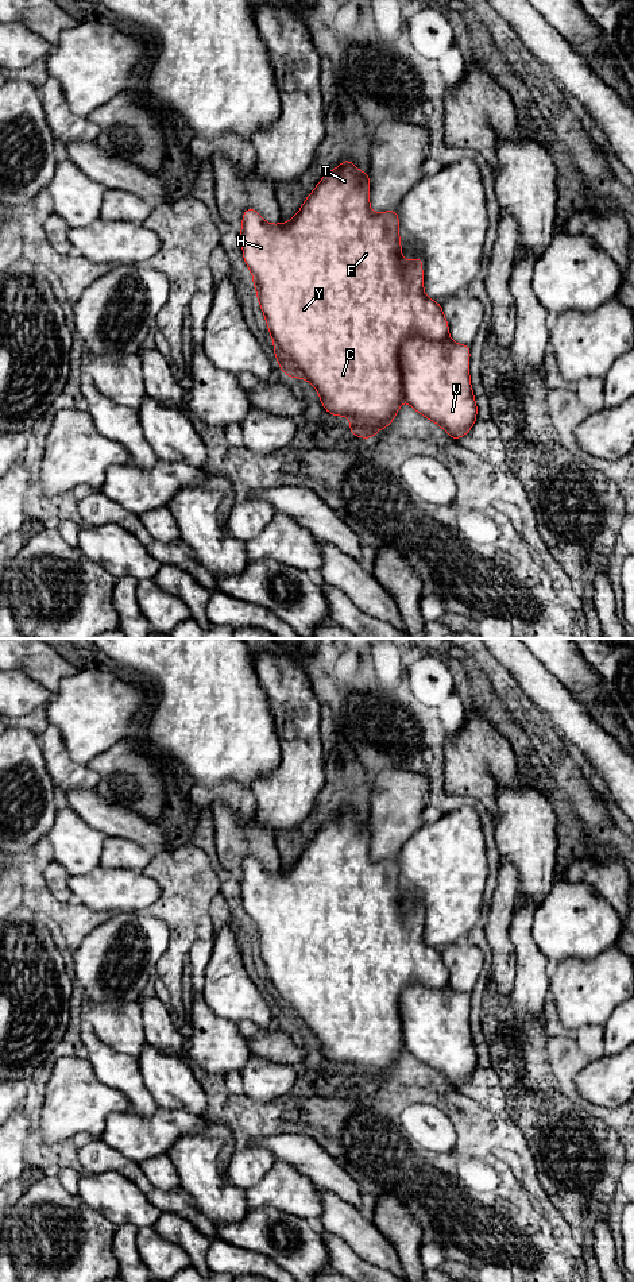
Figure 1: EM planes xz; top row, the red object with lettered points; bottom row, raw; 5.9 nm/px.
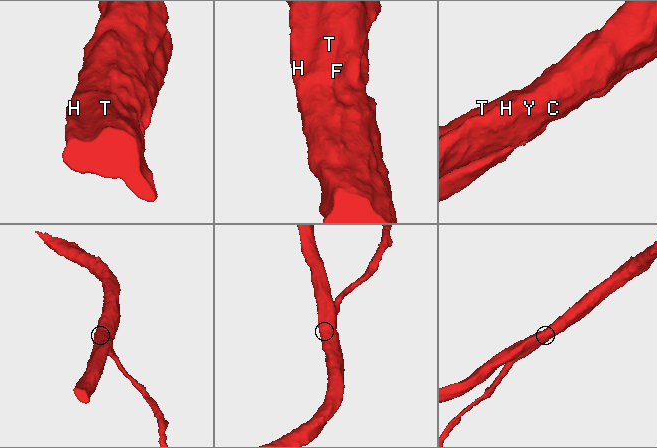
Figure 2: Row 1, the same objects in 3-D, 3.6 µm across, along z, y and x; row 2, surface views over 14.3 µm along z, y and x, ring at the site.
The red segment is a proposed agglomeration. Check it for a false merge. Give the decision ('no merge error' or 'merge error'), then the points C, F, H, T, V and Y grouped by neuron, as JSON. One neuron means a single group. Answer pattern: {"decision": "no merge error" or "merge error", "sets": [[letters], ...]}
{"decision": "no merge error", "sets": [["C", "F", "H", "T", "V", "Y"]]}

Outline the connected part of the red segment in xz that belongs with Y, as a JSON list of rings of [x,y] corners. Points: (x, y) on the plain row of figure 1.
[[[345,807],[340,811],[339,815],[336,815],[332,819],[325,820],[325,823],[322,825],[322,827],[318,830],[318,833],[314,835],[314,838],[308,843],[308,846],[304,849],[299,860],[291,866],[289,868],[286,872],[278,870],[275,873],[268,872],[267,869],[263,868],[263,865],[259,862],[259,860],[256,860],[254,856],[248,854],[241,865],[243,869],[243,874],[240,877],[240,889],[243,892],[243,907],[246,910],[246,912],[248,914],[250,919],[252,920],[254,924],[254,937],[258,941],[258,950],[263,958],[263,962],[266,965],[266,970],[268,974],[268,981],[270,984],[274,986],[274,1001],[277,1004],[277,1008],[279,1011],[281,1015],[281,1020],[291,1024],[291,1026],[302,1026],[309,1028],[317,1038],[317,1040],[320,1042],[320,1047],[322,1054],[326,1057],[326,1059],[332,1063],[348,1063],[351,1067],[351,1076],[349,1076],[349,1081],[352,1084],[359,1084],[362,1086],[370,1086],[376,1084],[376,1080],[380,1076],[388,1076],[391,1069],[394,1067],[395,1062],[398,1061],[399,1055],[401,1055],[401,1049],[405,1046],[410,1054],[421,1061],[424,1065],[434,1069],[436,1071],[438,1071],[453,1088],[459,1088],[461,1084],[467,1082],[472,1073],[476,1070],[476,1061],[478,1061],[478,1054],[475,1050],[475,1044],[472,1040],[472,1034],[471,1034],[471,1028],[469,1028],[469,1001],[471,1001],[471,993],[465,993],[465,992],[456,992],[453,991],[448,982],[449,982],[449,974],[448,974],[448,969],[445,966],[445,964],[442,962],[442,954],[441,951],[428,946],[424,942],[424,923],[422,923],[422,912],[424,908],[421,904],[417,904],[414,907],[411,907],[409,911],[405,911],[402,907],[402,896],[401,896],[401,888],[399,888],[399,865],[397,862],[397,856],[395,857],[390,857],[387,860],[383,861],[372,861],[370,857],[370,825],[368,825],[368,818],[366,819],[357,819],[355,816],[355,812],[351,807]]]

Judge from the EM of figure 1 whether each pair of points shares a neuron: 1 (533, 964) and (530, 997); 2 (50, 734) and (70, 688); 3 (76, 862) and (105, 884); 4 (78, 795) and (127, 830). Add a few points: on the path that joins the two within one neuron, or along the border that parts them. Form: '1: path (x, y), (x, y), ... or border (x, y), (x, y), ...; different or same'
1: path (530, 972), (530, 989); same
2: border (50, 723), (60, 732), (69, 755); different
3: border (99, 864), (87, 873), (70, 876); different
4: path (91, 807), (115, 821); same

